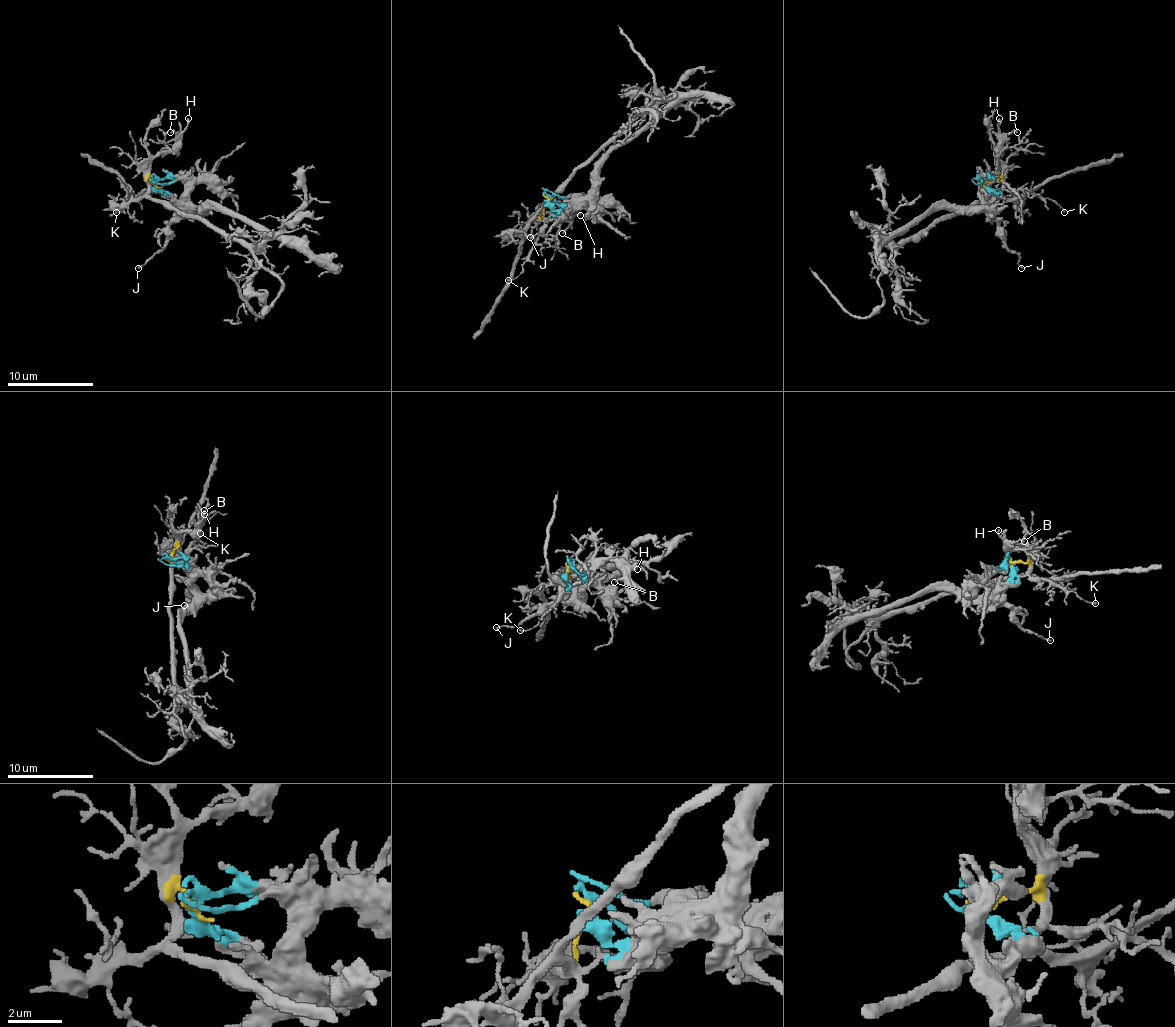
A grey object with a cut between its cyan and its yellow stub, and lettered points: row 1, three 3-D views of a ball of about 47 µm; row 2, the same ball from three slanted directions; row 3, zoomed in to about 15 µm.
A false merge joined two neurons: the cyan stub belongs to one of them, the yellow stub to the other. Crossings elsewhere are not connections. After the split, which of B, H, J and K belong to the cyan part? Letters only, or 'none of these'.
J

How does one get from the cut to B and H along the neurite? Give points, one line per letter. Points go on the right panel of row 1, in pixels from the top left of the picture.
B: (983, 182), (1000, 176), (1000, 146), (1009, 135), (1017, 133)
H: (983, 182), (1000, 176), (998, 118)

